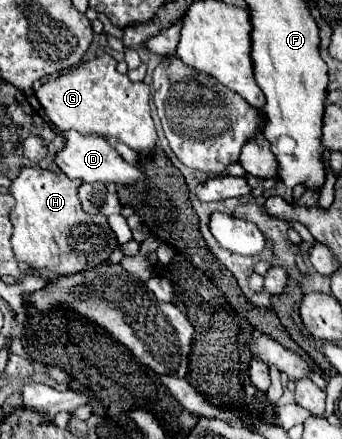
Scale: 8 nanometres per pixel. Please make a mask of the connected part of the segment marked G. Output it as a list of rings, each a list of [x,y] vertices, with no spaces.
[[[108,54],[82,62],[68,74],[46,80],[36,98],[46,110],[50,122],[60,130],[76,130],[84,136],[116,138],[138,154],[148,154],[156,146],[156,128],[150,118],[150,88],[144,82],[132,82],[116,70],[116,60]]]

